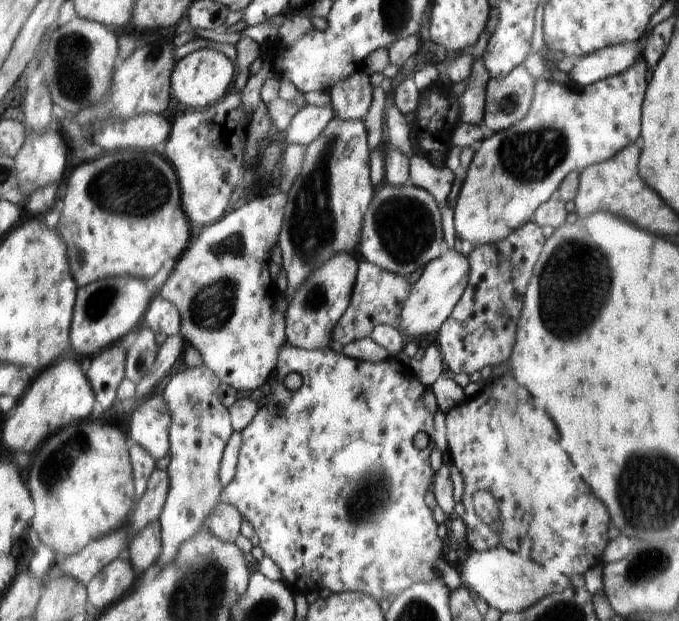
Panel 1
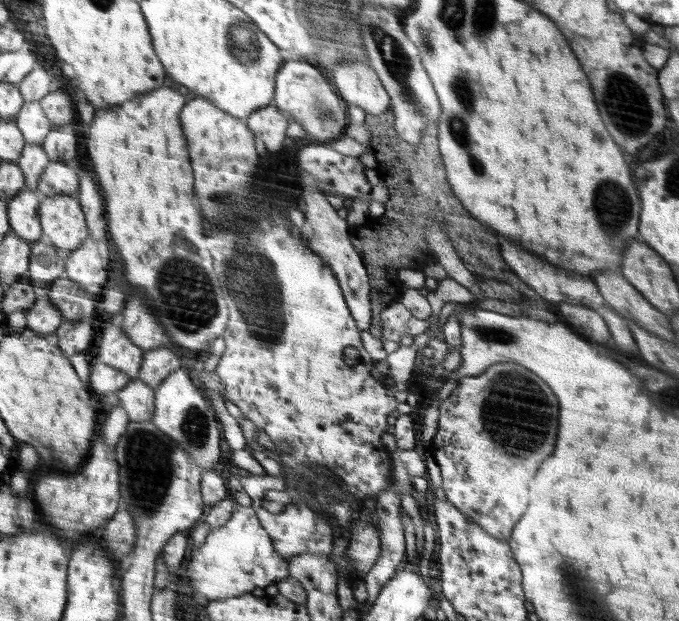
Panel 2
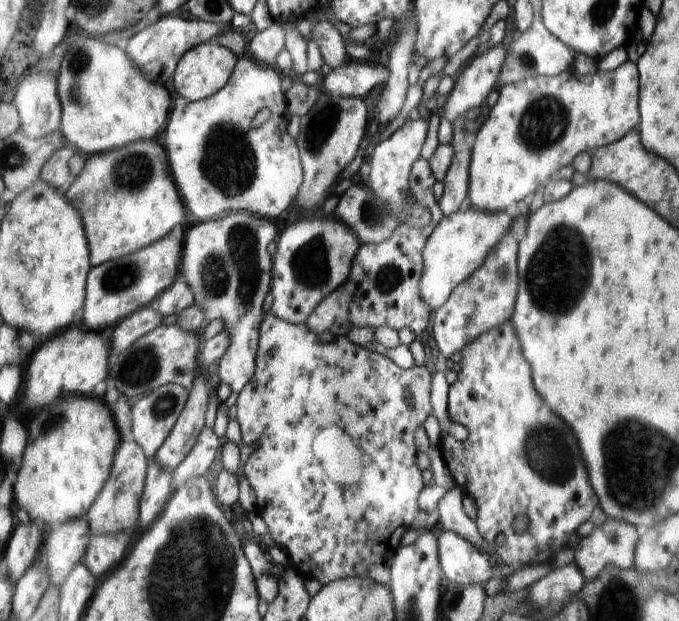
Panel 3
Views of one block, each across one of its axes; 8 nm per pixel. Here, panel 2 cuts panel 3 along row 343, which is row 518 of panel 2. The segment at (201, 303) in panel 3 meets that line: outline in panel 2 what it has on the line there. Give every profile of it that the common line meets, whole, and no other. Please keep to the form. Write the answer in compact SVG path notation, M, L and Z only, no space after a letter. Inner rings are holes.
M242 505L237 506L224 525L211 530L202 545L189 549L182 570L183 580L210 601L240 596L254 588L266 588L289 576L288 560L274 549L273 539L261 525L256 511L252 506Z

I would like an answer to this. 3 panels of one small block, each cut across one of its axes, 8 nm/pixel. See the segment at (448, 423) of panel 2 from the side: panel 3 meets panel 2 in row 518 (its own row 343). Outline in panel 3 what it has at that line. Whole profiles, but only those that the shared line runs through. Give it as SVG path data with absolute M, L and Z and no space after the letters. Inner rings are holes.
M508 320L506 323L500 324L497 328L490 330L490 332L478 337L478 340L470 342L462 350L462 360L458 363L457 379L454 384L450 385L448 393L448 408L447 413L449 421L451 423L462 424L468 430L468 438L464 441L457 440L456 437L445 433L440 440L439 450L441 451L442 458L448 466L448 470L451 470L453 474L455 484L458 489L465 495L472 497L477 506L477 518L476 524L478 532L484 540L486 546L492 546L496 557L499 560L504 560L504 565L509 565L513 568L524 568L531 564L546 564L553 565L555 560L554 554L556 550L564 549L570 536L576 532L576 528L586 522L588 518L591 518L594 510L598 508L599 498L596 496L594 489L588 480L586 465L584 464L584 454L580 456L580 448L578 448L578 442L572 434L572 430L556 416L548 410L548 406L544 404L544 400L536 394L534 386L532 386L532 378L530 378L530 366L528 362L524 360L522 354L521 341L517 337L517 333L514 330L513 324ZM518 514L524 514L528 518L528 527L524 532L517 532L514 529L514 518Z

